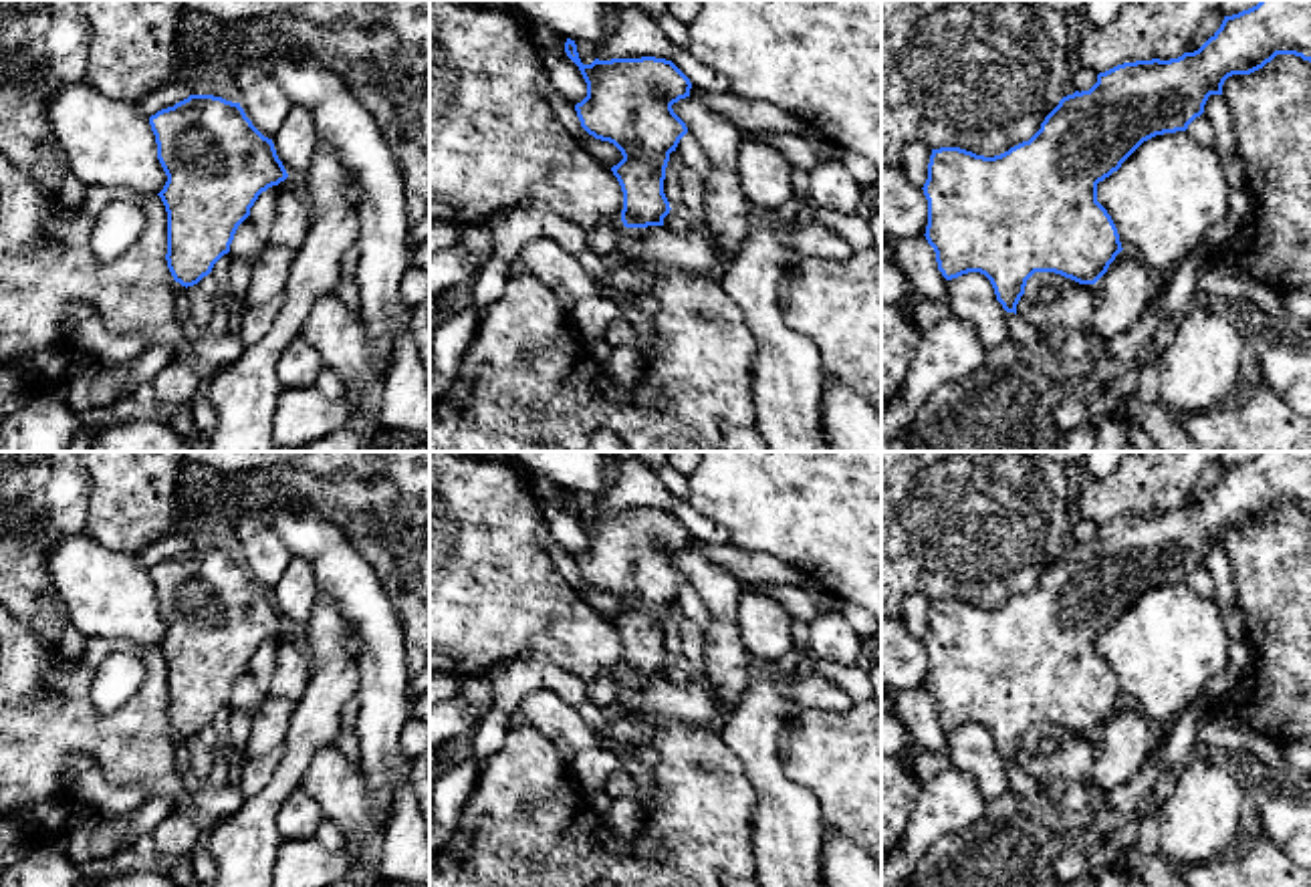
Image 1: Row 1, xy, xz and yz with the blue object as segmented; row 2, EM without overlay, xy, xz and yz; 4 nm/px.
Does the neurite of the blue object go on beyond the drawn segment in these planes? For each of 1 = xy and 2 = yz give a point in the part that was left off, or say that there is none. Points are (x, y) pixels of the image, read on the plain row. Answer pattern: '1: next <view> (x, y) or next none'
1: next none
2: next none

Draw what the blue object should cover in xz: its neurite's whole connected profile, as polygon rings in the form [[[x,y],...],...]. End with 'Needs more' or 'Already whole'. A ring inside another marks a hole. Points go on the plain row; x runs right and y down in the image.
[[[571,490],[565,504],[587,534],[587,548],[575,556],[581,579],[623,607],[611,619],[623,643],[623,677],[664,677],[672,661],[664,645],[666,619],[688,585],[672,556],[690,548],[690,530],[672,512],[656,508],[583,516]]]. Already whole

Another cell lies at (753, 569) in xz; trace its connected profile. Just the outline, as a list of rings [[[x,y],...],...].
[[[690,540],[690,548],[704,552],[712,562],[728,568],[744,591],[762,587],[801,585],[805,575],[793,564],[762,552],[744,552],[734,544]]]

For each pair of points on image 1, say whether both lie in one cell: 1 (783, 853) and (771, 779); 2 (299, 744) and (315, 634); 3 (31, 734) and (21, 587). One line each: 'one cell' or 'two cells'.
1: one cell
2: one cell
3: two cells

